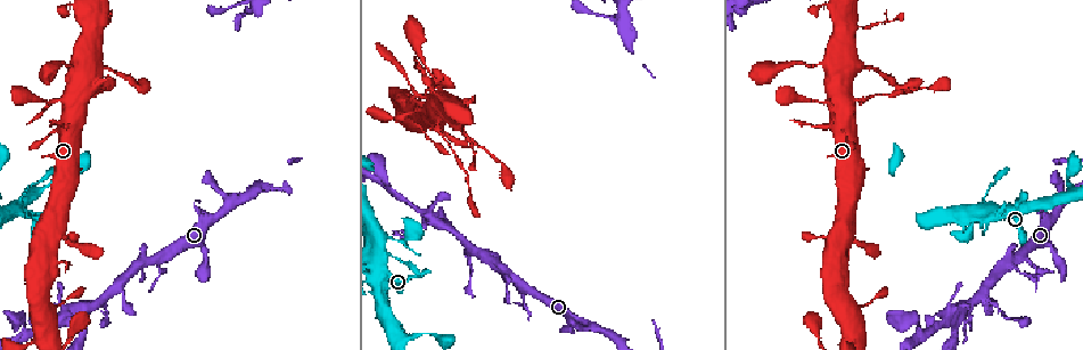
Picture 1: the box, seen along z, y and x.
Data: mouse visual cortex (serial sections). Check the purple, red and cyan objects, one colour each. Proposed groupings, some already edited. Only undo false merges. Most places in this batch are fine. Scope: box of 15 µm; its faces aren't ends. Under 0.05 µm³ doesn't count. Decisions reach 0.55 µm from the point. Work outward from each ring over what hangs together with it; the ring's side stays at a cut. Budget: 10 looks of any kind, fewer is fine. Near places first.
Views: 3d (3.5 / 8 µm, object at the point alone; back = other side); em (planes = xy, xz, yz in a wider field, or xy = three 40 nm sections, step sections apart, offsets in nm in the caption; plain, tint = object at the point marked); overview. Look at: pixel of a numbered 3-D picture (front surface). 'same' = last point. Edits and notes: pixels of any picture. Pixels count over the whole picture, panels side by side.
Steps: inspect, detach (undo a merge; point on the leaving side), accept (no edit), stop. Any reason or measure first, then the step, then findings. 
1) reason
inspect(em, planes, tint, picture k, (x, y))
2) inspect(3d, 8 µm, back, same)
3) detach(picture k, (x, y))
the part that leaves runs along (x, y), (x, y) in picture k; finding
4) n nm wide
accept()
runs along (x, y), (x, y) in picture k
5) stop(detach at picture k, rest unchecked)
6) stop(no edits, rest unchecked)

abrupt turn
inspect(3d, 3.5 µm, picture 1, (984, 196))

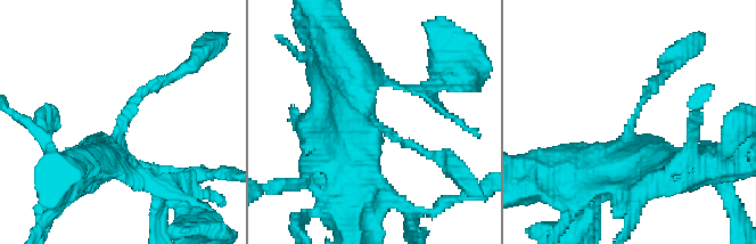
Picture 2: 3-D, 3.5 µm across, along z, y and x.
arms of 100, 500 nm
inspect(em, xy, step 2, tint, picture 2, (630, 125))

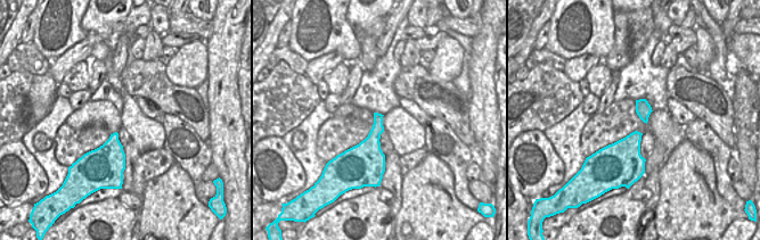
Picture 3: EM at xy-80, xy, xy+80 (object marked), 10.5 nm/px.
accept()
runs along (95, 163), (113, 153), (130, 107), (169, 75) in picture 2; one cell here

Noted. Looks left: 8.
inspect(3d, 3.5 µm, picture 1, (432, 219))

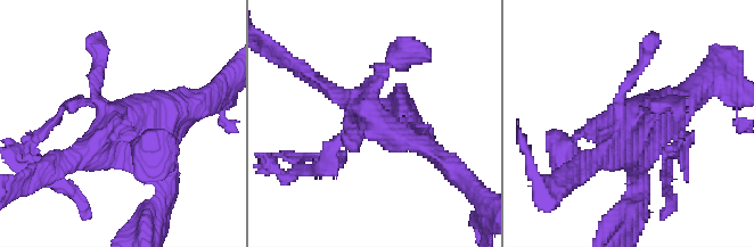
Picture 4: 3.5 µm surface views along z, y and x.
shape alone is not enough
inspect(em, planes, tint, picture 4, (122, 118))

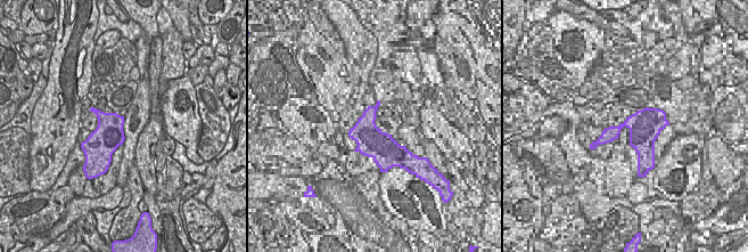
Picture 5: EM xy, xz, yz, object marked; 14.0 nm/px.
accept()
runs along (442, 161), (324, 88) in picture 4; all the same cell

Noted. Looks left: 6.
three arms meet
inspect(3d, 3.5 µm, back, picture 1, (924, 335))

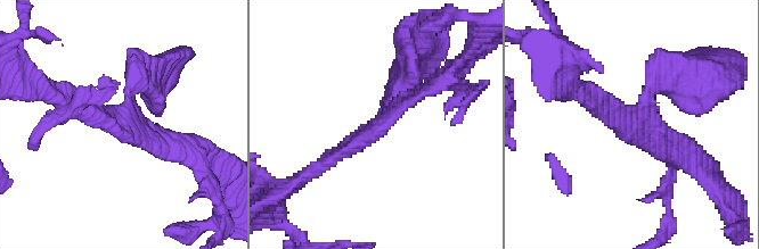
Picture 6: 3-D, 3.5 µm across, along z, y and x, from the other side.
3 arms; arms of 200, 200, 200 nm; need the tissue
inspect(em, xy, step 3, tint, picture 6, (631, 124))

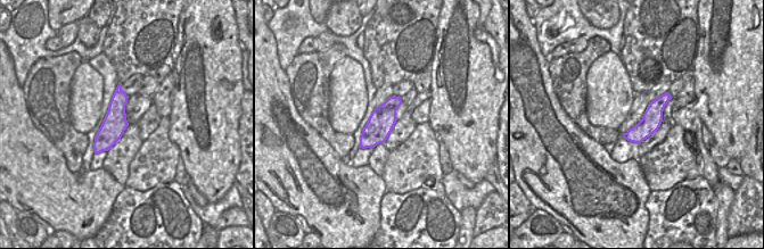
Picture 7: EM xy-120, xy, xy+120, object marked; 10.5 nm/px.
accept()
all the same cell

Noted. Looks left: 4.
narrows sharply
inspect(3d, 3.5 µm, picture 1, (1067, 177))

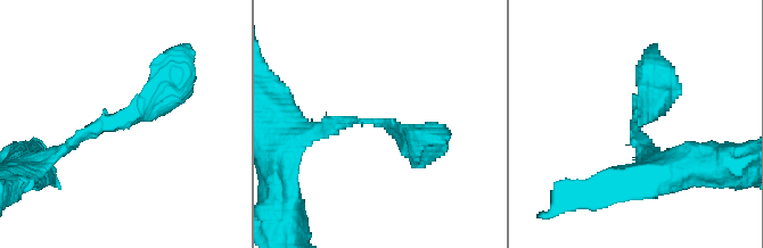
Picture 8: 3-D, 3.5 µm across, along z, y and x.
arms of 200, 300 nm; now the EM
inspect(em, xy, step 1, tint, picture 8, (118, 122))

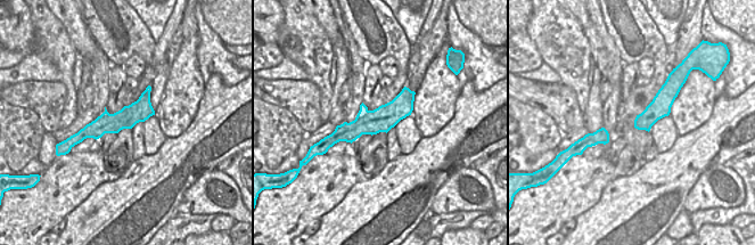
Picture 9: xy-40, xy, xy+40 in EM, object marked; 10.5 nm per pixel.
accept()
runs along (411, 94), (382, 120), (334, 137) in picture 9; one cell here

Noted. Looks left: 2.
stop(no edits, rest unchecked)

